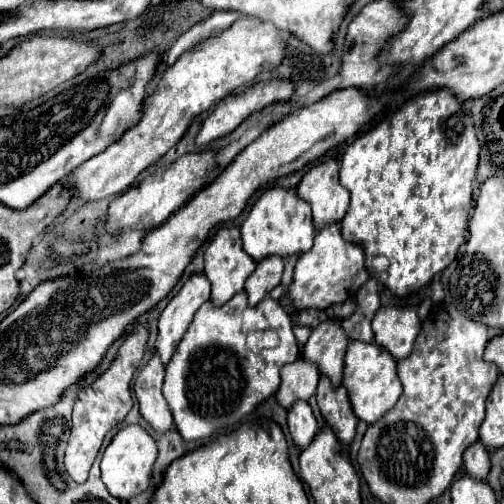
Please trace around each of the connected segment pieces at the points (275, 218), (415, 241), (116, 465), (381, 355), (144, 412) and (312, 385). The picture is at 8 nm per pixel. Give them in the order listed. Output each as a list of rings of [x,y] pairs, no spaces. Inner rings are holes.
[[[270,187],[252,205],[248,217],[244,219],[244,223],[240,227],[240,233],[242,233],[244,251],[254,261],[260,261],[268,255],[288,257],[292,253],[308,251],[312,247],[312,239],[314,239],[316,229],[312,223],[310,205],[304,199],[300,199],[294,189]]]
[[[434,89],[430,93],[424,93],[420,99],[410,99],[406,101],[400,109],[396,109],[394,113],[386,115],[382,123],[374,125],[370,131],[366,131],[364,135],[360,135],[358,139],[354,139],[348,149],[344,151],[342,155],[342,161],[340,161],[340,183],[350,191],[352,195],[352,201],[350,201],[350,207],[344,215],[344,219],[340,221],[340,229],[342,229],[342,235],[348,239],[348,241],[356,241],[364,247],[366,251],[366,267],[368,271],[372,271],[372,275],[384,283],[394,295],[398,297],[404,297],[412,291],[418,291],[420,287],[424,287],[436,273],[444,271],[456,257],[456,251],[458,247],[464,243],[464,233],[466,233],[466,223],[470,219],[470,213],[472,213],[472,181],[476,179],[476,165],[478,165],[478,151],[480,151],[480,143],[478,143],[478,137],[476,137],[476,129],[474,129],[474,123],[472,123],[472,117],[470,113],[464,111],[464,103],[452,95],[448,89]],[[378,255],[384,255],[390,265],[380,271],[380,273],[374,273],[374,269],[370,267],[372,265],[372,259],[378,257]]]
[[[126,425],[122,427],[110,441],[110,445],[106,447],[104,455],[102,455],[102,481],[108,487],[110,495],[128,501],[136,495],[140,495],[140,491],[144,491],[150,483],[150,475],[152,475],[152,465],[158,457],[158,449],[156,449],[156,441],[148,435],[146,429],[142,429],[140,425]]]
[[[352,341],[344,359],[344,379],[342,385],[348,389],[352,409],[356,417],[364,423],[376,423],[384,413],[388,413],[402,395],[402,383],[398,379],[396,359],[388,349],[380,347],[376,341]]]
[[[154,353],[154,357],[146,363],[146,367],[138,373],[134,381],[134,393],[140,405],[140,415],[156,431],[168,431],[174,427],[172,411],[162,395],[162,379],[164,379],[164,365],[160,361],[160,355]]]
[[[302,355],[294,361],[282,367],[282,385],[276,393],[276,399],[282,407],[290,407],[296,399],[308,401],[316,393],[318,385],[318,365],[304,359]]]

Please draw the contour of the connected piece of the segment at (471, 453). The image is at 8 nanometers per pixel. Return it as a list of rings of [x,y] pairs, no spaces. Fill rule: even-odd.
[[[480,441],[472,443],[472,447],[464,451],[464,469],[468,475],[476,479],[486,479],[490,471],[490,455],[488,455],[488,449]]]

